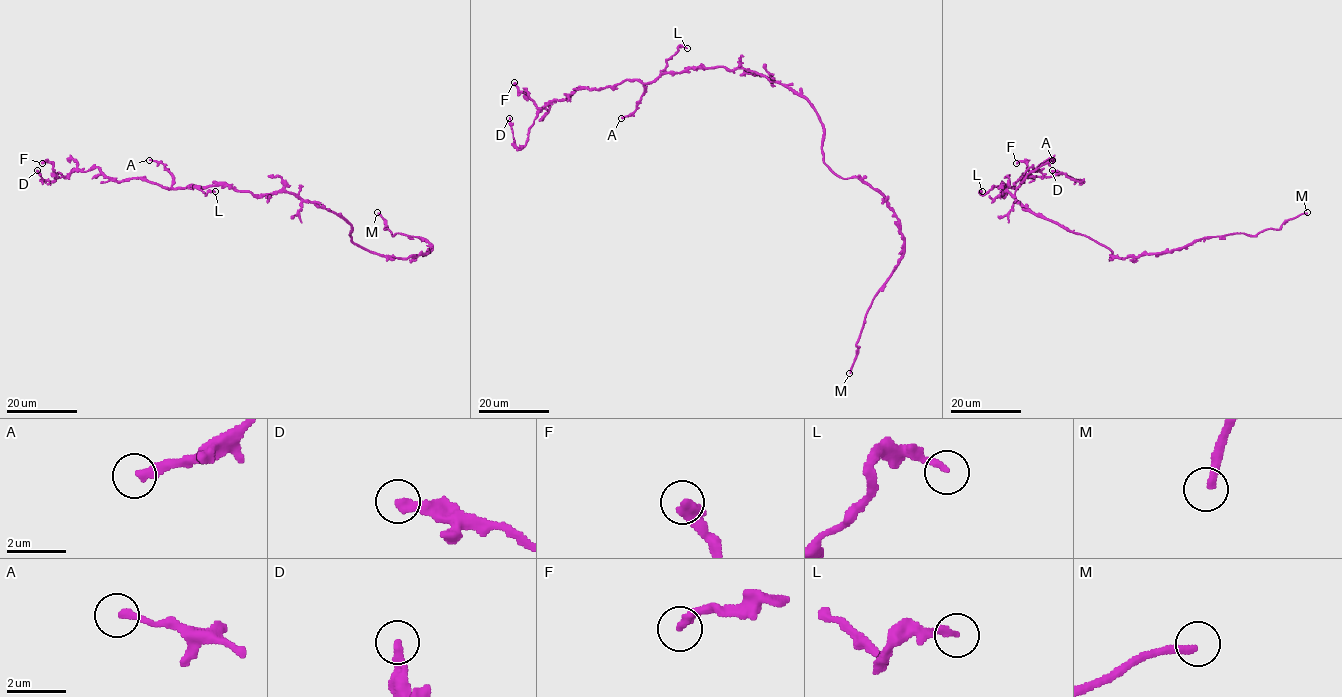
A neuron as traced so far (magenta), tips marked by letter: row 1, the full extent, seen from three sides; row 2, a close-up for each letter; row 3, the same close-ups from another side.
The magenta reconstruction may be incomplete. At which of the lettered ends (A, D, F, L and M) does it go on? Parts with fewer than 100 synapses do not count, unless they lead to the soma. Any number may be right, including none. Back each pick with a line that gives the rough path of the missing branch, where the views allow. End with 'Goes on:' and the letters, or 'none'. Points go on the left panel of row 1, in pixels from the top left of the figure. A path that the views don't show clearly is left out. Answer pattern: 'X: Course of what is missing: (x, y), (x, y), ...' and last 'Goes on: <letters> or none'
M: Course of what is missing: (377, 212), (343, 196), (332, 212), (359, 190), (331, 169), (321, 180), (325, 151), (333, 143), (348, 152)
Goes on: M

